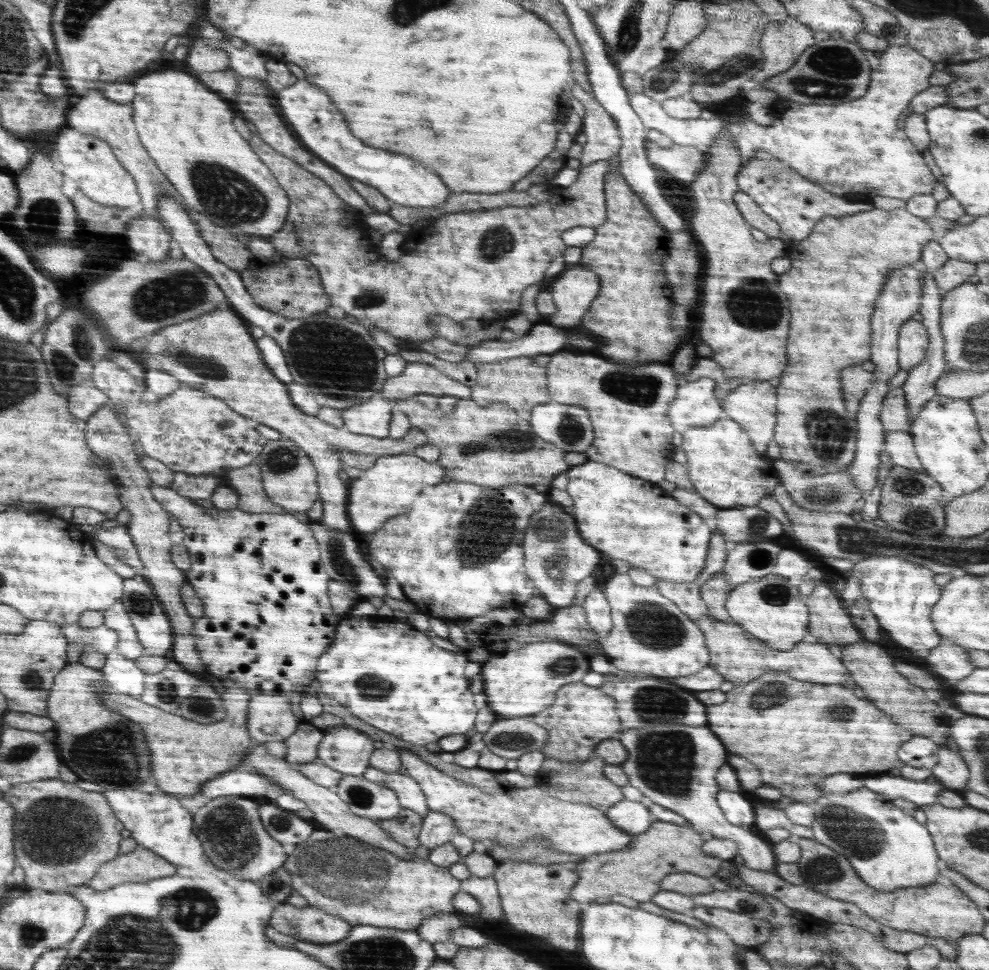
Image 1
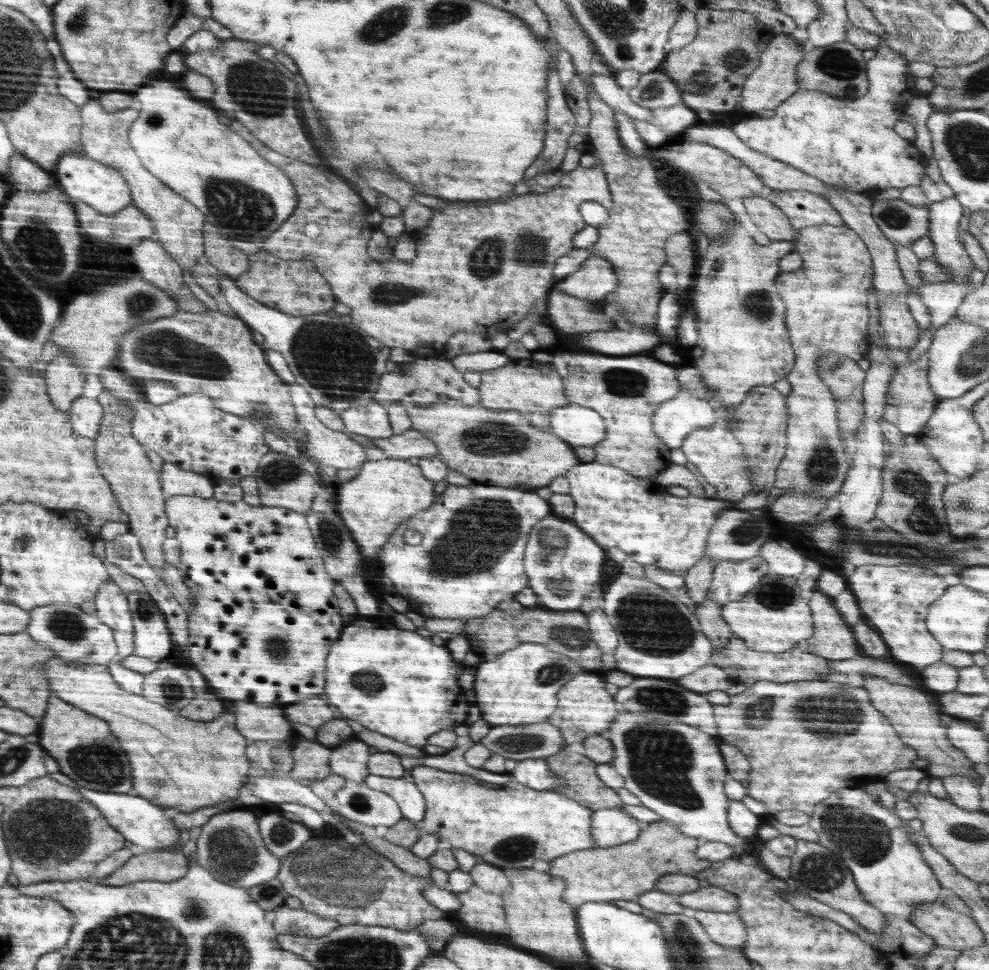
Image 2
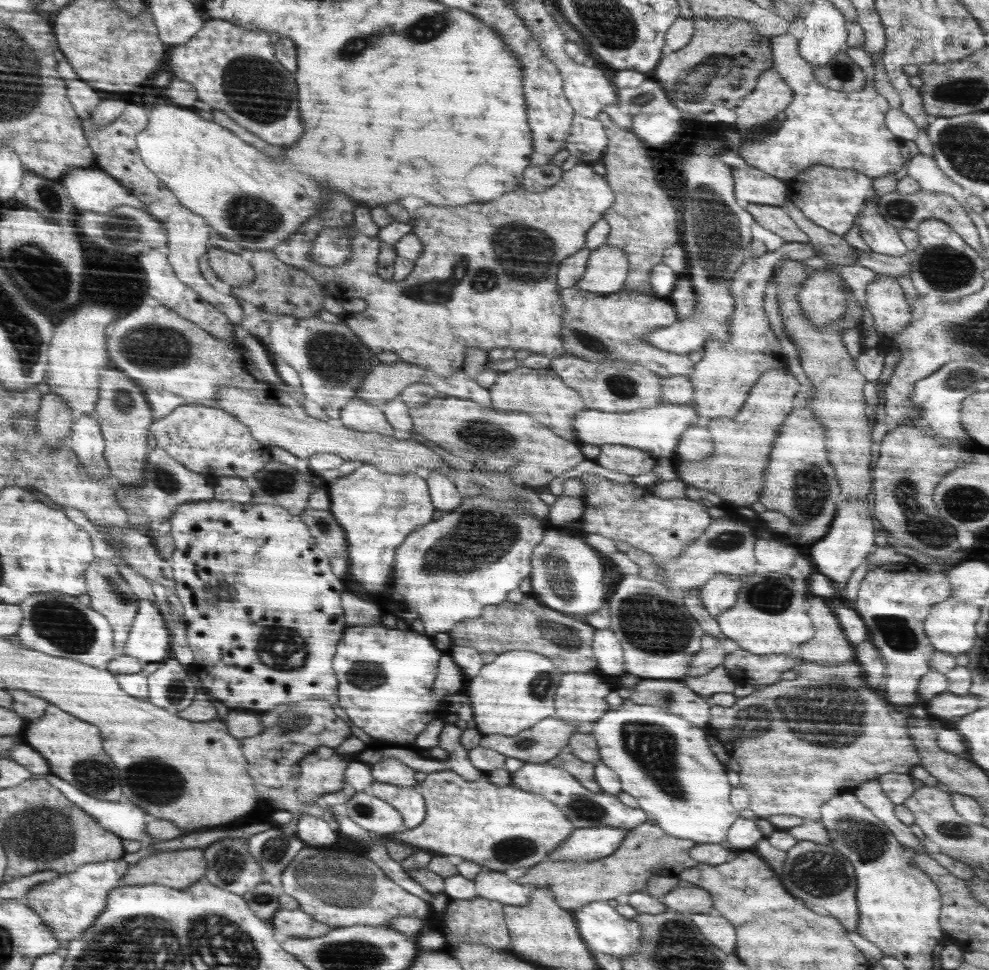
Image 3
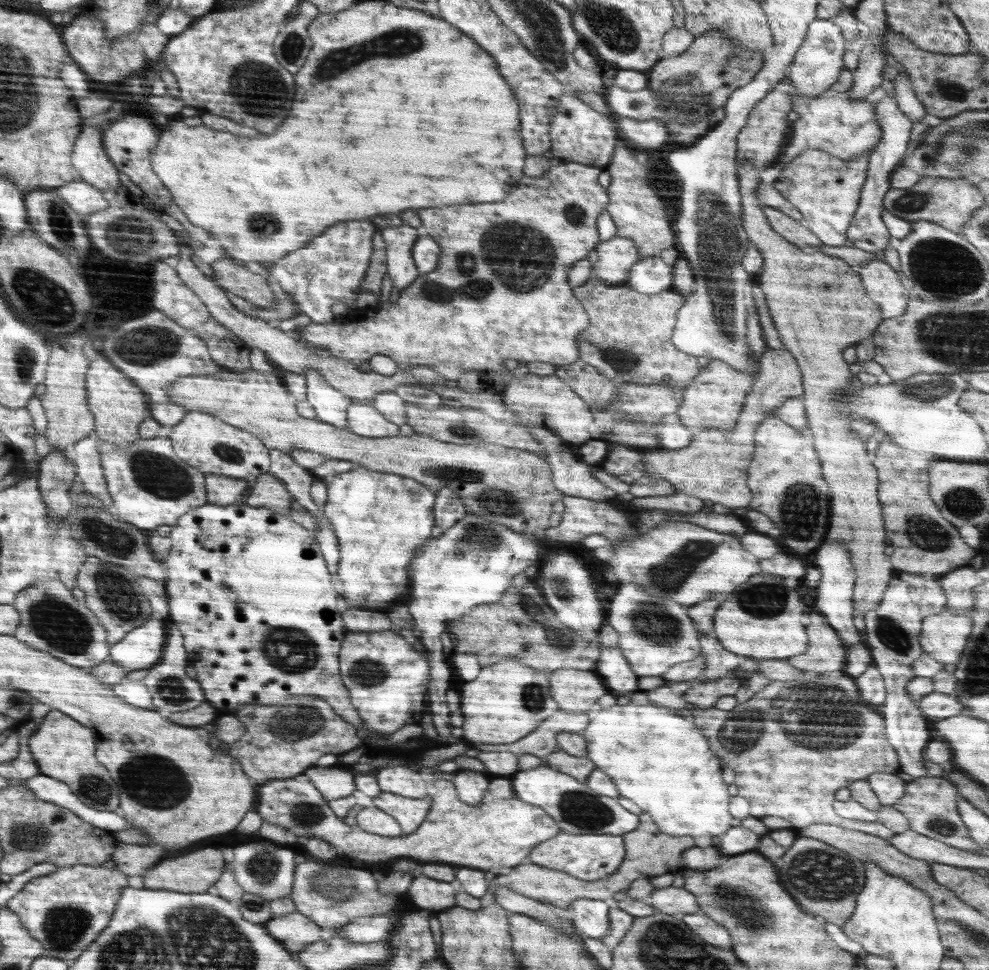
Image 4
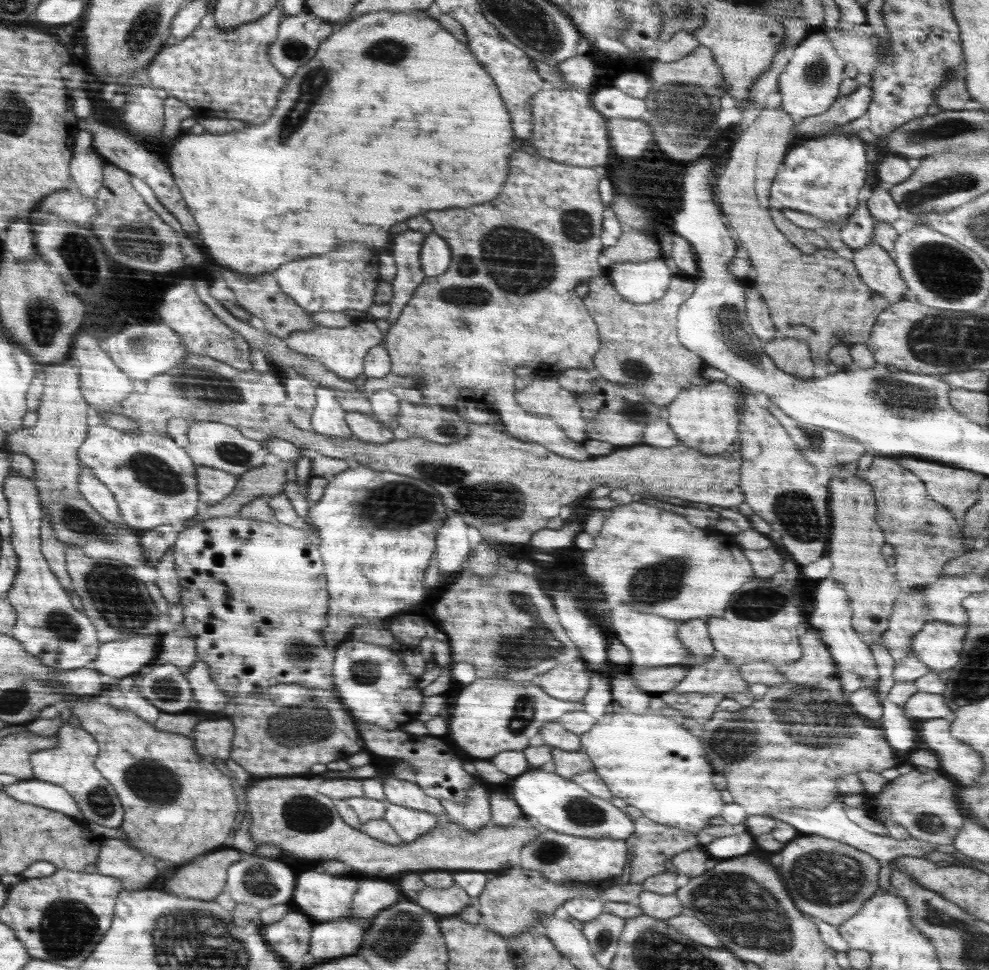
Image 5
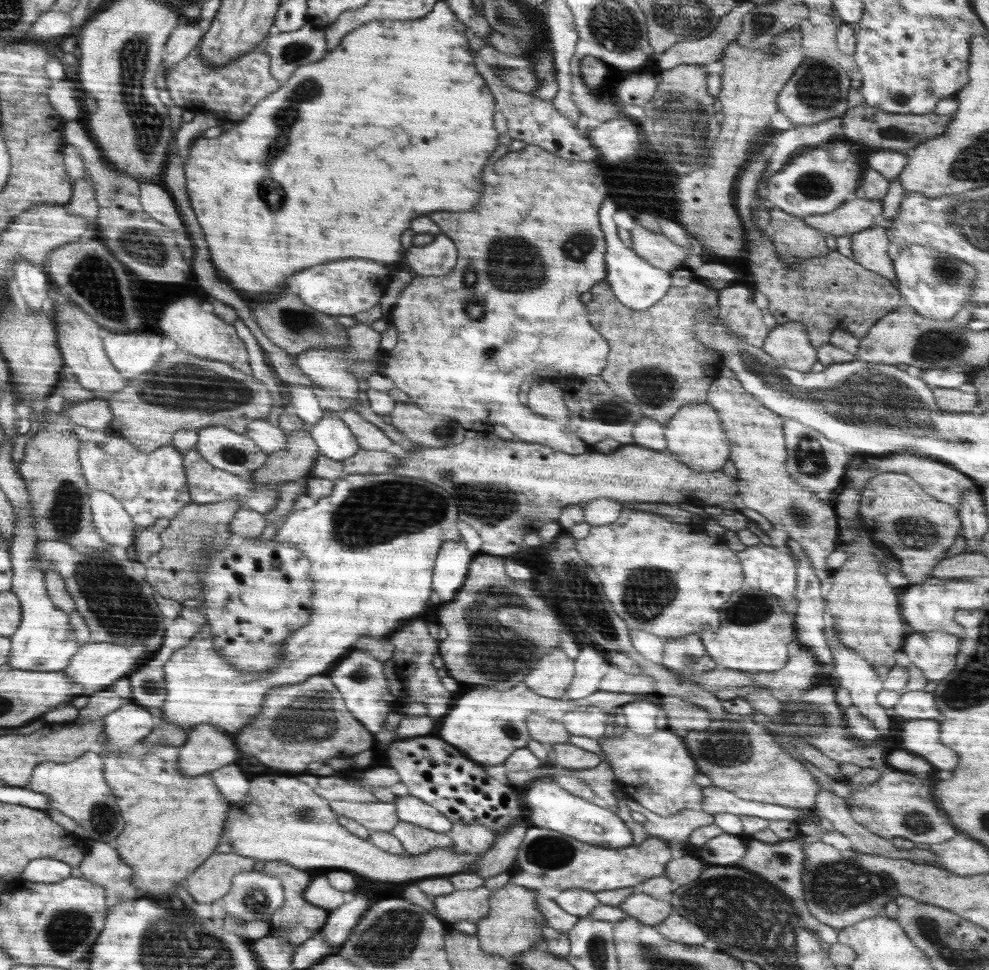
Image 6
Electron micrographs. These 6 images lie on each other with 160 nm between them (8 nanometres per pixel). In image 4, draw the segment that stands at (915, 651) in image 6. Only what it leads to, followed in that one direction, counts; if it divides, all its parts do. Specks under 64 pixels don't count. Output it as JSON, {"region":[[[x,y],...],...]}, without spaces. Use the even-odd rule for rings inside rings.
{"region":[[[934,614],[922,622],[920,644],[926,654],[942,664],[954,664],[960,660],[966,640],[972,632],[972,620],[966,614]]]}

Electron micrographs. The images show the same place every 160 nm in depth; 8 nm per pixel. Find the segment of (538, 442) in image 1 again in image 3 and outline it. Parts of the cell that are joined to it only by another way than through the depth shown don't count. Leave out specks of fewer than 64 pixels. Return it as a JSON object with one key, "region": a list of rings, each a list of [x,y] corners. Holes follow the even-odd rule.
{"region":[[[436,397],[418,408],[410,408],[409,415],[413,422],[412,431],[475,466],[483,466],[479,456],[485,453],[499,458],[515,458],[517,465],[507,472],[507,476],[518,486],[535,489],[536,486],[548,485],[585,459],[581,444],[558,436],[528,413],[497,411],[458,397],[444,397],[444,400]]]}

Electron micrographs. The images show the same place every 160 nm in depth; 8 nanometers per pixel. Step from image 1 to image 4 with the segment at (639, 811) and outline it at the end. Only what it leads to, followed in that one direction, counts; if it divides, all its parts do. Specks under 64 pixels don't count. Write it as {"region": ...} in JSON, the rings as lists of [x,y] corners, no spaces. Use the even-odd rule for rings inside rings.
{"region":[[[561,831],[556,837],[534,847],[524,862],[567,872],[576,878],[592,882],[616,872],[624,855],[625,844],[622,836],[610,834],[582,834],[576,836]]]}

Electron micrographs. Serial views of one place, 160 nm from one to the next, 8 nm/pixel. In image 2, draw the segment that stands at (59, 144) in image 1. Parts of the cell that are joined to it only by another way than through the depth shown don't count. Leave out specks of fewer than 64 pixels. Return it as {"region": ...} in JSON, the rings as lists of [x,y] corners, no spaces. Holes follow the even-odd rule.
{"region":[[[84,151],[64,154],[59,160],[58,169],[53,174],[65,188],[68,196],[74,200],[84,200],[86,204],[92,204],[92,208],[96,208],[98,212],[116,214],[133,204],[134,196],[131,192],[131,185],[125,176],[110,165],[92,160],[92,157]]]}

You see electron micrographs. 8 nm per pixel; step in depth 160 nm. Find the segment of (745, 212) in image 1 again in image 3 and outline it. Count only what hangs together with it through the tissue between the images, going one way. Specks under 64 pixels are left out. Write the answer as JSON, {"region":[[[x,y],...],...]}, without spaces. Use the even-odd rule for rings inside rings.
{"region":[[[749,203],[745,208],[761,227],[778,235],[787,242],[809,243],[808,236],[781,206]]]}

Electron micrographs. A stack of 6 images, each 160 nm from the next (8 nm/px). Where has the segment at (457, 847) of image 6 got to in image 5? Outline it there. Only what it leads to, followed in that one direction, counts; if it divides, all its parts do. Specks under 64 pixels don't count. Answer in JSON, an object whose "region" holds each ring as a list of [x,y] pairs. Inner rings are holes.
{"region":[[[474,783],[465,796],[467,803],[457,803],[452,800],[441,800],[445,808],[446,818],[464,827],[466,832],[480,832],[481,828],[491,820],[491,804],[487,788],[480,783]]]}

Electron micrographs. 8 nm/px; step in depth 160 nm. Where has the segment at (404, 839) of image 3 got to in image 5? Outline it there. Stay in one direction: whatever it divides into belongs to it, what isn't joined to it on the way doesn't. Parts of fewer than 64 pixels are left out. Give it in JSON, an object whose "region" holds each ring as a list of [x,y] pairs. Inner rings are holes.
{"region":[[[267,777],[262,778],[253,786],[248,787],[248,810],[252,816],[251,827],[248,832],[256,844],[256,848],[260,844],[268,844],[268,846],[276,846],[281,848],[284,853],[294,856],[294,858],[308,862],[308,860],[337,860],[345,862],[362,872],[368,874],[380,874],[380,876],[392,876],[398,872],[422,873],[428,870],[442,869],[449,872],[455,871],[478,871],[486,873],[487,871],[498,870],[508,865],[509,854],[515,850],[519,850],[528,843],[532,843],[538,832],[534,827],[536,820],[522,815],[519,819],[514,820],[511,825],[501,827],[494,821],[490,820],[481,828],[480,832],[466,832],[454,821],[448,821],[446,824],[437,824],[432,828],[432,832],[426,832],[424,836],[420,836],[416,842],[401,843],[398,846],[392,846],[380,840],[368,836],[361,829],[354,828],[343,820],[339,815],[338,809],[331,797],[326,796],[318,790],[318,779],[314,777]]]}

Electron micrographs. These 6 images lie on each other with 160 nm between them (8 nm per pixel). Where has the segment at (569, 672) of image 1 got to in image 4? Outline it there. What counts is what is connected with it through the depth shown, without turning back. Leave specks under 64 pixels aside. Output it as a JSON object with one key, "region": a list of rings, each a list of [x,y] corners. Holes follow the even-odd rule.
{"region":[[[505,658],[485,666],[476,680],[466,682],[462,692],[464,738],[476,744],[510,744],[528,736],[546,718],[560,710],[550,696],[549,674],[522,664],[518,659]]]}

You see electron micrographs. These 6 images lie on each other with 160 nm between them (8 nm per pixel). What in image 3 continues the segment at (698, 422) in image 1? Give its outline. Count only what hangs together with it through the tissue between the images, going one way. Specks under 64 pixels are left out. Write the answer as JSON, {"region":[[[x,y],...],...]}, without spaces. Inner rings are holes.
{"region":[[[658,403],[652,408],[638,409],[622,414],[586,409],[573,416],[572,426],[579,444],[631,446],[652,453],[656,458],[663,456],[674,458],[677,444],[680,442],[680,434],[689,426],[696,425],[696,422],[705,422],[698,418],[702,417],[694,412],[693,406],[689,403]]]}

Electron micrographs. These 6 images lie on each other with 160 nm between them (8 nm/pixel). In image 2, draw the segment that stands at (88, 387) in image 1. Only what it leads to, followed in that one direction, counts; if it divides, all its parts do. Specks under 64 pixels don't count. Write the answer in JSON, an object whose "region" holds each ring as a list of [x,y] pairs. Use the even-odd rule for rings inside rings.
{"region":[[[80,395],[74,402],[71,402],[67,410],[71,417],[71,424],[80,436],[93,438],[99,429],[103,417],[103,408],[98,399]]]}

